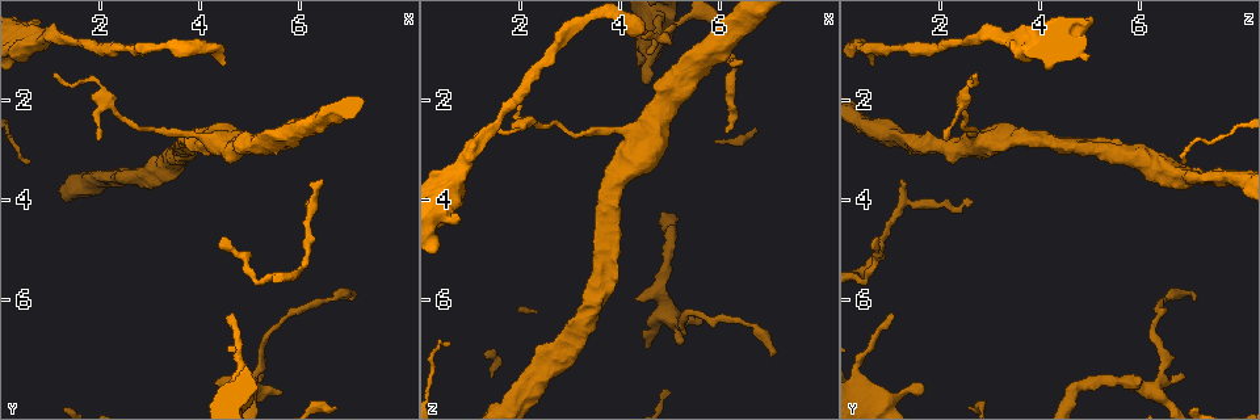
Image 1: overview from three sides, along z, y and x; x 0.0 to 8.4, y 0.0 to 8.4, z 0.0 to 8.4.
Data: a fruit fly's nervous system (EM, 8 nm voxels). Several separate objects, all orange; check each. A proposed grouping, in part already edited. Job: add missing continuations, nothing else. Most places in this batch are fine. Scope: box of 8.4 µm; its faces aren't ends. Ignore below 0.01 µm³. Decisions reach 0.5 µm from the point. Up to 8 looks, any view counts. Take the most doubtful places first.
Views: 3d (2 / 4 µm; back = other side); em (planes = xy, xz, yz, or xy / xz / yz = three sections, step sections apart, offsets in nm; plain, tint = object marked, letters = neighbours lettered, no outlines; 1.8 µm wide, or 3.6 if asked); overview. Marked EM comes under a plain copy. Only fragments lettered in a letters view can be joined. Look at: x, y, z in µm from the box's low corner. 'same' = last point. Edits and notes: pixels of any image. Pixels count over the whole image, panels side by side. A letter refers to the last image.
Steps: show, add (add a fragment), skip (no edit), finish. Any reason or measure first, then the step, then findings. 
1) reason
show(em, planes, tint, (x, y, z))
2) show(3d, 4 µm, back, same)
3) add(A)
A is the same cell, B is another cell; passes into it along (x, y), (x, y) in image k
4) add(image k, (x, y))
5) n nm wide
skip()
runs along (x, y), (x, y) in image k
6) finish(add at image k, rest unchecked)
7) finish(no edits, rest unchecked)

show(3d, 2 µm, (4.55, 1.25, 0.55))

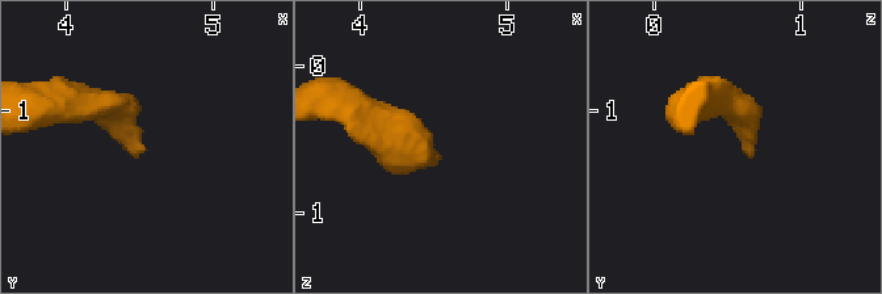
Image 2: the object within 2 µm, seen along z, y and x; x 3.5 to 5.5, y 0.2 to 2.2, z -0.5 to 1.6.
show(em, planes, letters, (4.56, 1.28, 0.60))

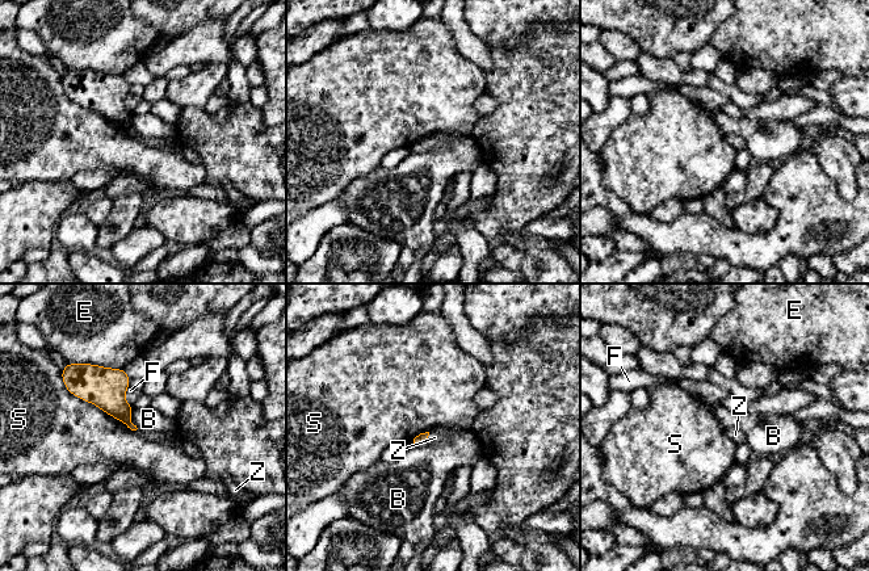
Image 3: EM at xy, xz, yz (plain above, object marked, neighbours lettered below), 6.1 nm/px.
add(Z)
Z is the same cell, B, E, F and S are other cells; passes into it along (419, 440), (427, 437), (435, 437) in image 3; the neuron continues

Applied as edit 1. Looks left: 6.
see it whole again
show(overview)

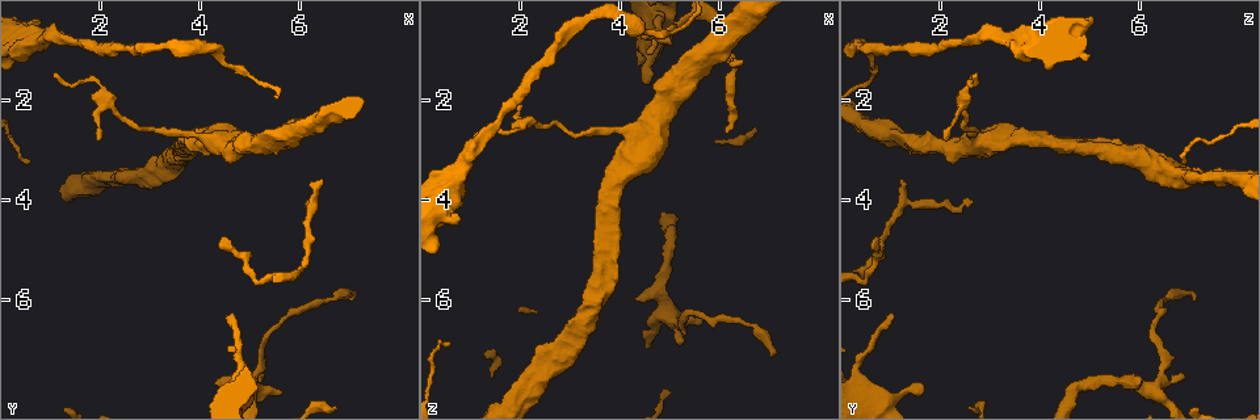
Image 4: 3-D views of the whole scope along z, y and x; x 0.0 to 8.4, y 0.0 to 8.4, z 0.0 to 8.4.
an open end
show(3d, 4 µm, (4.60, 7.85, 1.75))

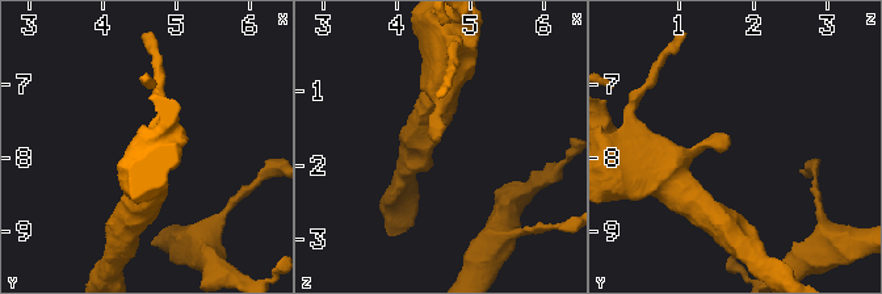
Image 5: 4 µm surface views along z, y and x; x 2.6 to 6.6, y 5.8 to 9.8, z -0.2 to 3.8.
show(em, 3.6 µm, planes, tint, (4.55, 7.80, 1.75))

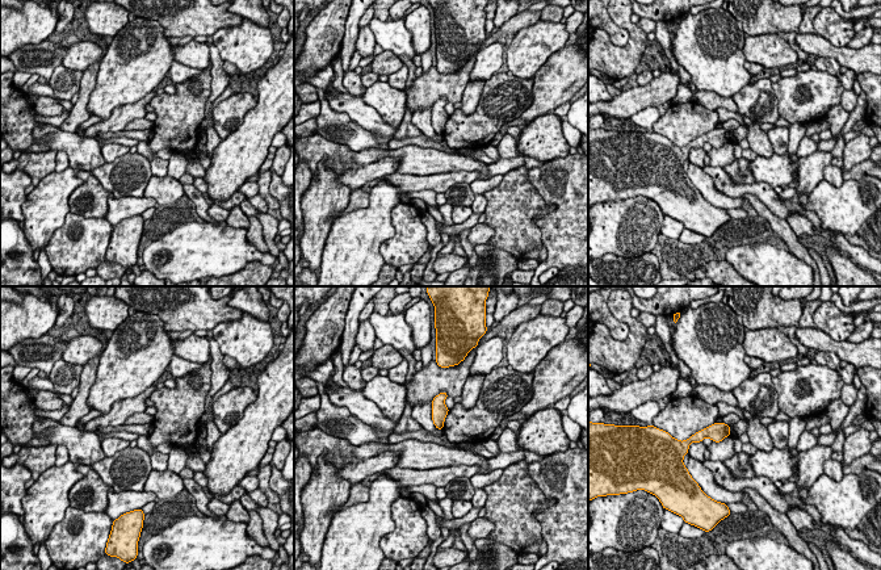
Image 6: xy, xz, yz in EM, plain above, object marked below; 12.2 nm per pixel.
show(em, 3.6 µm, planes, letters, same)

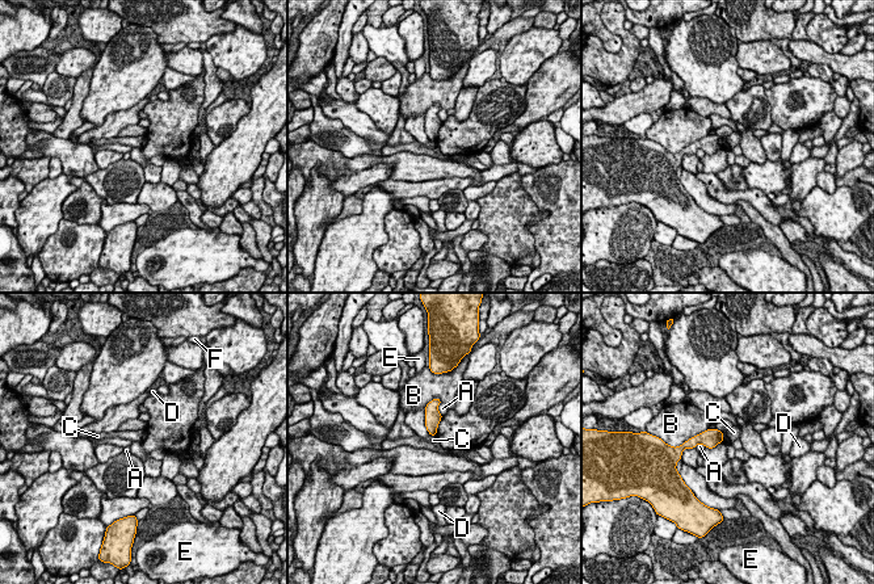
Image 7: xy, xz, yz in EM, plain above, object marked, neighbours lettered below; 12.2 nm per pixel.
skip()
A, B, C, D, E and F are other cells; none of them fits

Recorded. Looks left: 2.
finish(add at image 3, rest unchecked)

